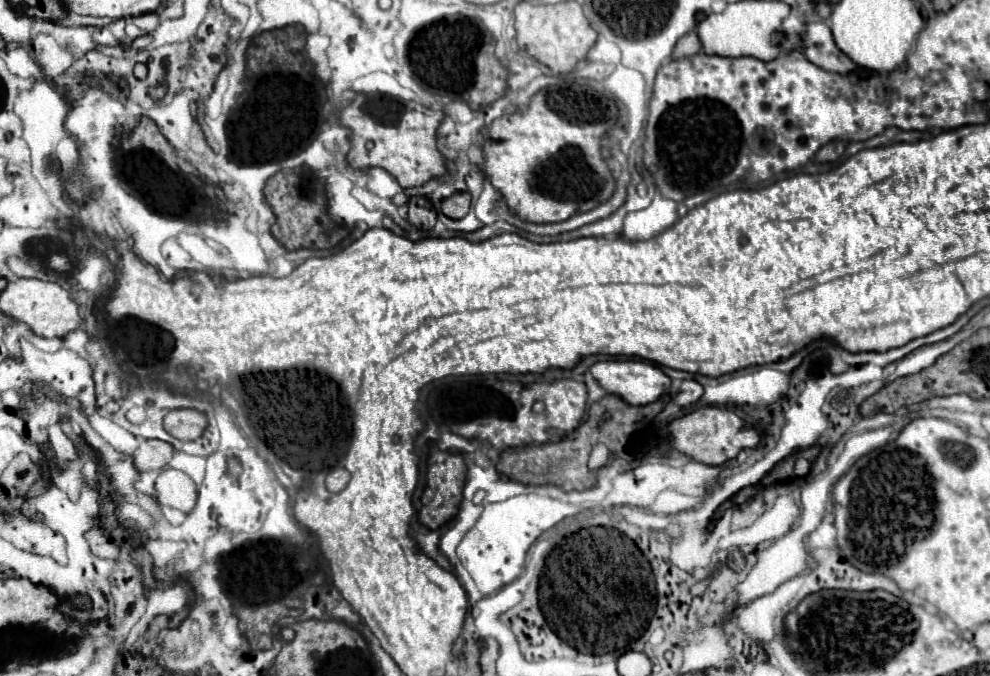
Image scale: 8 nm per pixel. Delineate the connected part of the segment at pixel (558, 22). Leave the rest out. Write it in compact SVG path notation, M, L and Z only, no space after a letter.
M522 1L514 9L516 15L516 41L520 49L526 49L528 55L548 65L556 73L570 73L576 65L586 59L588 51L594 47L598 33L590 27L588 19L582 13L580 3L564 1L556 5L534 5Z

